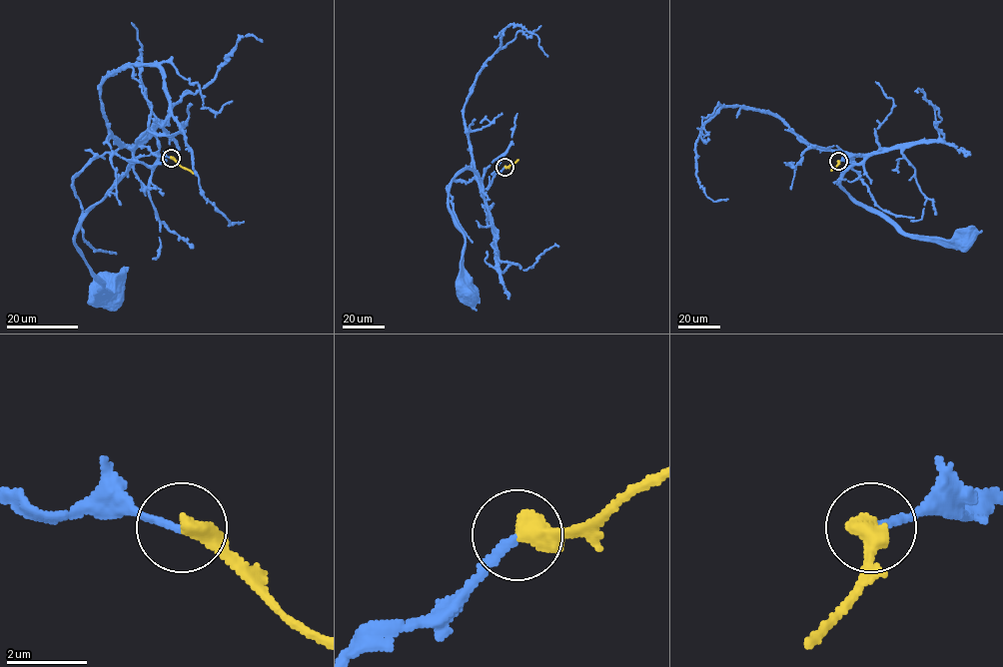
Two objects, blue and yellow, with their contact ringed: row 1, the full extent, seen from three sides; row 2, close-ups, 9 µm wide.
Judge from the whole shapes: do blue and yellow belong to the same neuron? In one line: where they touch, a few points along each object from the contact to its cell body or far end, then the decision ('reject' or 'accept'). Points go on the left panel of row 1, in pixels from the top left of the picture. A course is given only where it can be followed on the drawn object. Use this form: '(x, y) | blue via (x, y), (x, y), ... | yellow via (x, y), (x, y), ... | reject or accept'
(171, 158) | blue via (170, 158), (135, 146), (127, 173), (77, 226), (75, 245), (103, 282), (99, 296), (108, 292) | yellow via (170, 158), (194, 174) | accept

